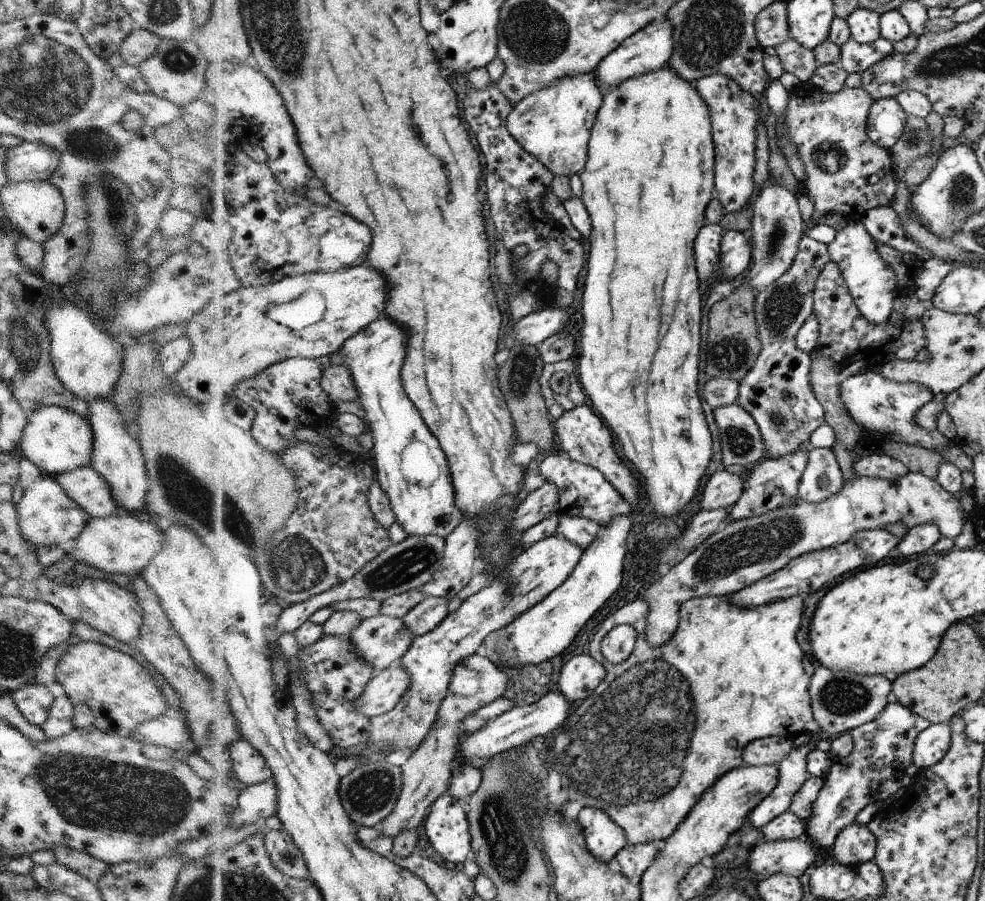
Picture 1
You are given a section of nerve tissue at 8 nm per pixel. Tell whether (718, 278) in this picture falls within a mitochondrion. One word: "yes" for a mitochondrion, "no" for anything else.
no

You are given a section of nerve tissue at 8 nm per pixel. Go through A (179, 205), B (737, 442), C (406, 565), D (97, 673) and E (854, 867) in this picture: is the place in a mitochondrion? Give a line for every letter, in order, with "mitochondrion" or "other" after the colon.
A: other
B: mitochondrion
C: mitochondrion
D: other
E: other

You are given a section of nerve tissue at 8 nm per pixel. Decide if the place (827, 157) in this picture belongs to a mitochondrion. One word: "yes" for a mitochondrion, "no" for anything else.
yes

